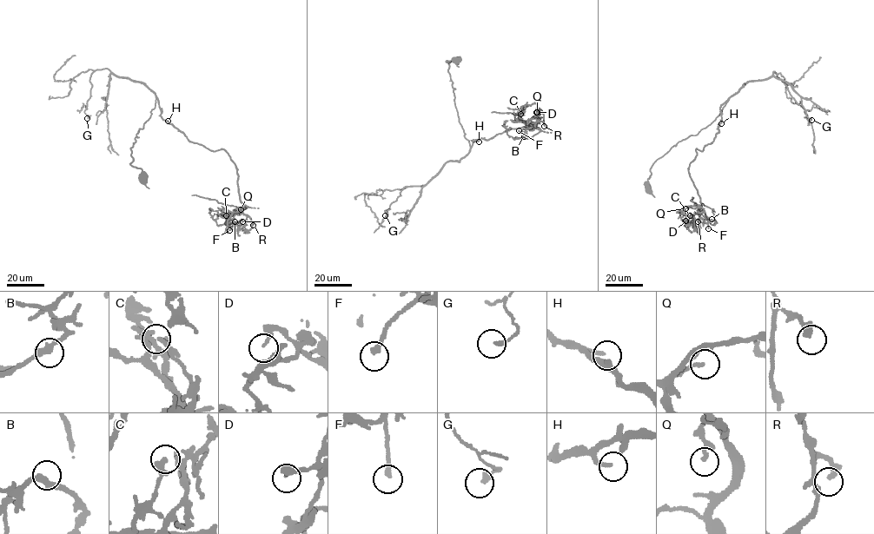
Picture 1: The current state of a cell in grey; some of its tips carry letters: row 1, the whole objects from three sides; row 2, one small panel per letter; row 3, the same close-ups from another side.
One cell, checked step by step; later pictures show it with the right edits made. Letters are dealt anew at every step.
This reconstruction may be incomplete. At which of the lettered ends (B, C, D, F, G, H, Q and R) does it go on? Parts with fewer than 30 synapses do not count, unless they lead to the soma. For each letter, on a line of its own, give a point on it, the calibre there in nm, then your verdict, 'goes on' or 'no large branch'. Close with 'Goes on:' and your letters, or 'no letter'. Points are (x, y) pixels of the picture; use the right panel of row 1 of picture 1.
B: place (711, 219); calibre 280 nm; no large branch
C: place (690, 215); calibre 160 nm; no large branch
D: place (685, 220); calibre 190 nm; no large branch
F: place (708, 228); calibre 240 nm; no large branch
G: place (811, 120); calibre 240 nm; no large branch
H: place (721, 123); calibre 200 nm; no large branch
Q: place (685, 208); calibre 190 nm; no large branch
R: place (698, 221); calibre 320 nm; no large branch
Goes on: no letter

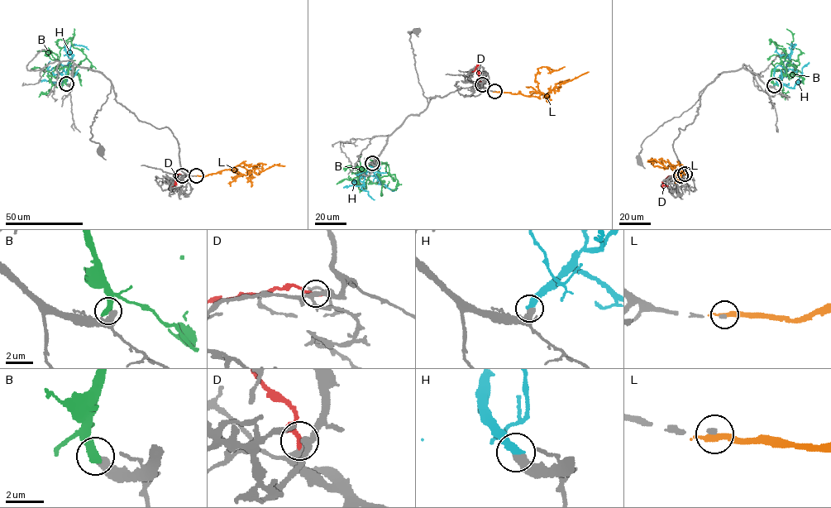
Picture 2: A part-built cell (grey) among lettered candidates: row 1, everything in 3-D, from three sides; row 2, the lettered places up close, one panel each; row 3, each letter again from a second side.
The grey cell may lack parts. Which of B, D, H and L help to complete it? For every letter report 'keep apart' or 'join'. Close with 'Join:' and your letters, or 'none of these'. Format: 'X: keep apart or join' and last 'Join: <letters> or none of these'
B: keep apart
D: keep apart
H: join
L: keep apart
Join: H

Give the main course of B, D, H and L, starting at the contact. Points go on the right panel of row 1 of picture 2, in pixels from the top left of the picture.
B: (773, 85), (771, 72), (779, 69), (786, 74), (780, 59), (786, 53), (770, 40), (783, 46)
D: (680, 175), (668, 176), (663, 180), (662, 184), (671, 188)
H: (774, 85), (784, 75), (791, 45), (795, 44), (792, 48)
L: (685, 174), (683, 165), (677, 161), (676, 165), (672, 165), (661, 158), (663, 165), (655, 160), (647, 160)

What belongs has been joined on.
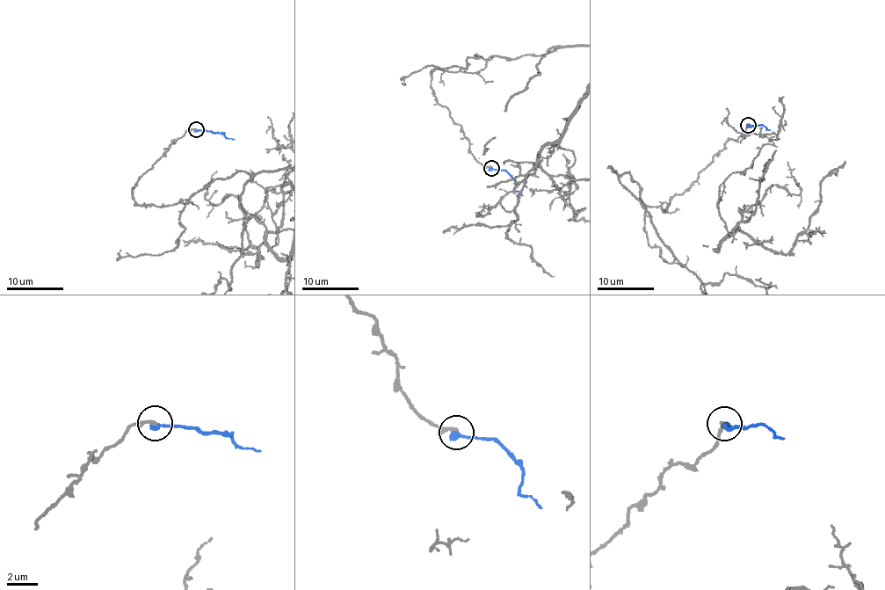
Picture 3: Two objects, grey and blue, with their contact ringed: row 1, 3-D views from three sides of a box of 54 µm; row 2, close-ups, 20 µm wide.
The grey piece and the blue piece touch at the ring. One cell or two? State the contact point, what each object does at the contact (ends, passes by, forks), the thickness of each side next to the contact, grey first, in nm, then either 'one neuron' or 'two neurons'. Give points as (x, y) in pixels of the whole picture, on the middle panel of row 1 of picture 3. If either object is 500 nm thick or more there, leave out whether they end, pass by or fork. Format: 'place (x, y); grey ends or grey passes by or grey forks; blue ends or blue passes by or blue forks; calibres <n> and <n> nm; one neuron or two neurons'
place (491, 168); grey ends; blue ends; calibres 260 and 400 nm; one neuron

